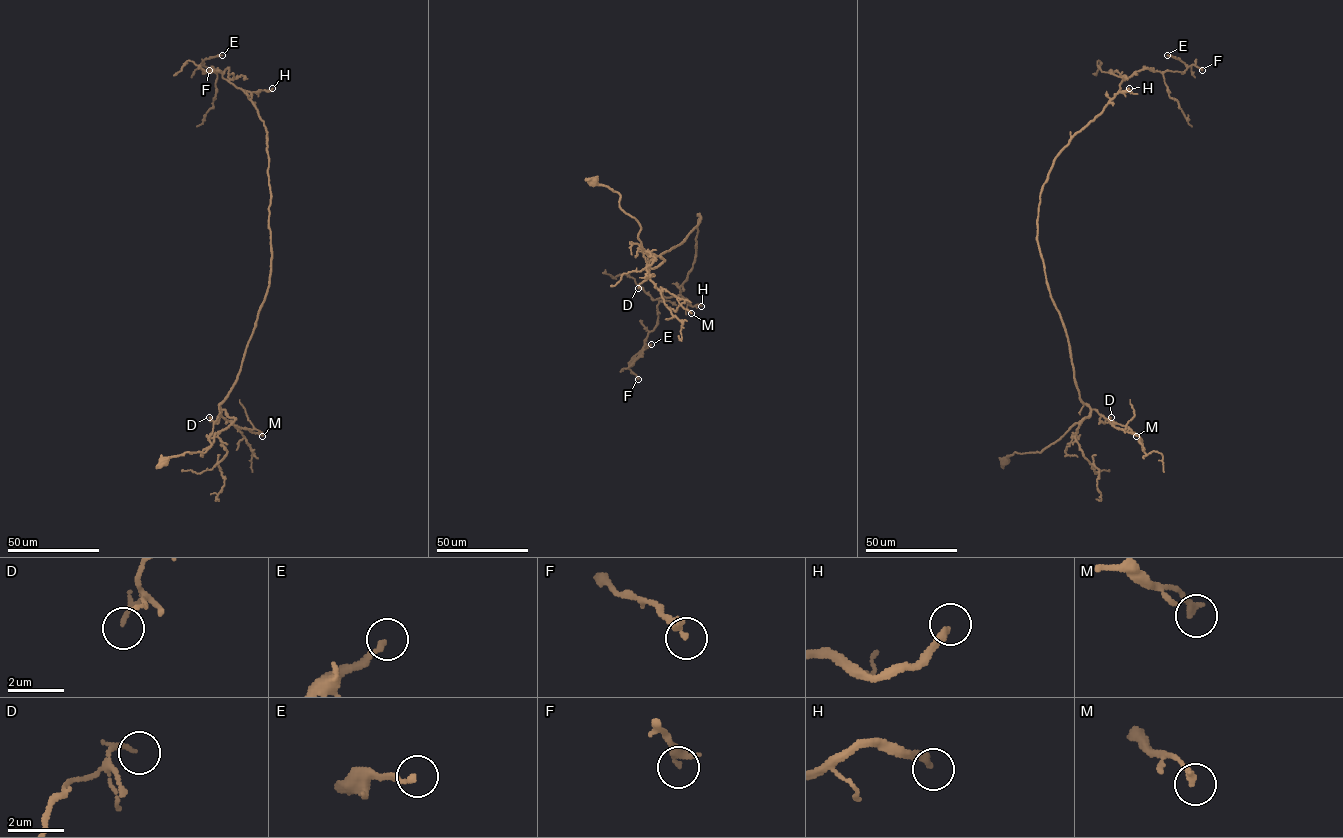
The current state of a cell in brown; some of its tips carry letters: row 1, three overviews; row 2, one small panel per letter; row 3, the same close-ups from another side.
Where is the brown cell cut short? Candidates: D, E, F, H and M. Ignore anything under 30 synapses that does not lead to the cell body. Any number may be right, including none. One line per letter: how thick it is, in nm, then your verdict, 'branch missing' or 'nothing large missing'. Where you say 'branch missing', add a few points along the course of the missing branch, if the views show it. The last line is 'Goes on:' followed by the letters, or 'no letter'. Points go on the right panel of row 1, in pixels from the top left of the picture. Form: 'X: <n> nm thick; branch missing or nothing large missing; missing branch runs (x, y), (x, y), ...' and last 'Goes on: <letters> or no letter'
D: 110 nm thick; nothing large missing
E: 200 nm thick; nothing large missing
F: 340 nm thick; nothing large missing
H: 280 nm thick; branch missing; missing branch runs (1129, 88), (1128, 84), (1114, 91), (1116, 71), (1134, 53), (1147, 58), (1189, 58), (1193, 70)
M: 200 nm thick; nothing large missing
Goes on: H

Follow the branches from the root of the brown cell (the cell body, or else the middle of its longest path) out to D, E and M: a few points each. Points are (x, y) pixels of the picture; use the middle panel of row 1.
D: (593, 180), (617, 192), (619, 207), (641, 228), (638, 238), (650, 276), (638, 288)
E: (593, 180), (639, 223), (649, 267), (701, 218), (680, 294), (658, 299), (657, 325), (630, 364), (651, 344)
M: (593, 180), (617, 192), (619, 207), (639, 223), (638, 238), (650, 279), (659, 290), (673, 293), (691, 313)

